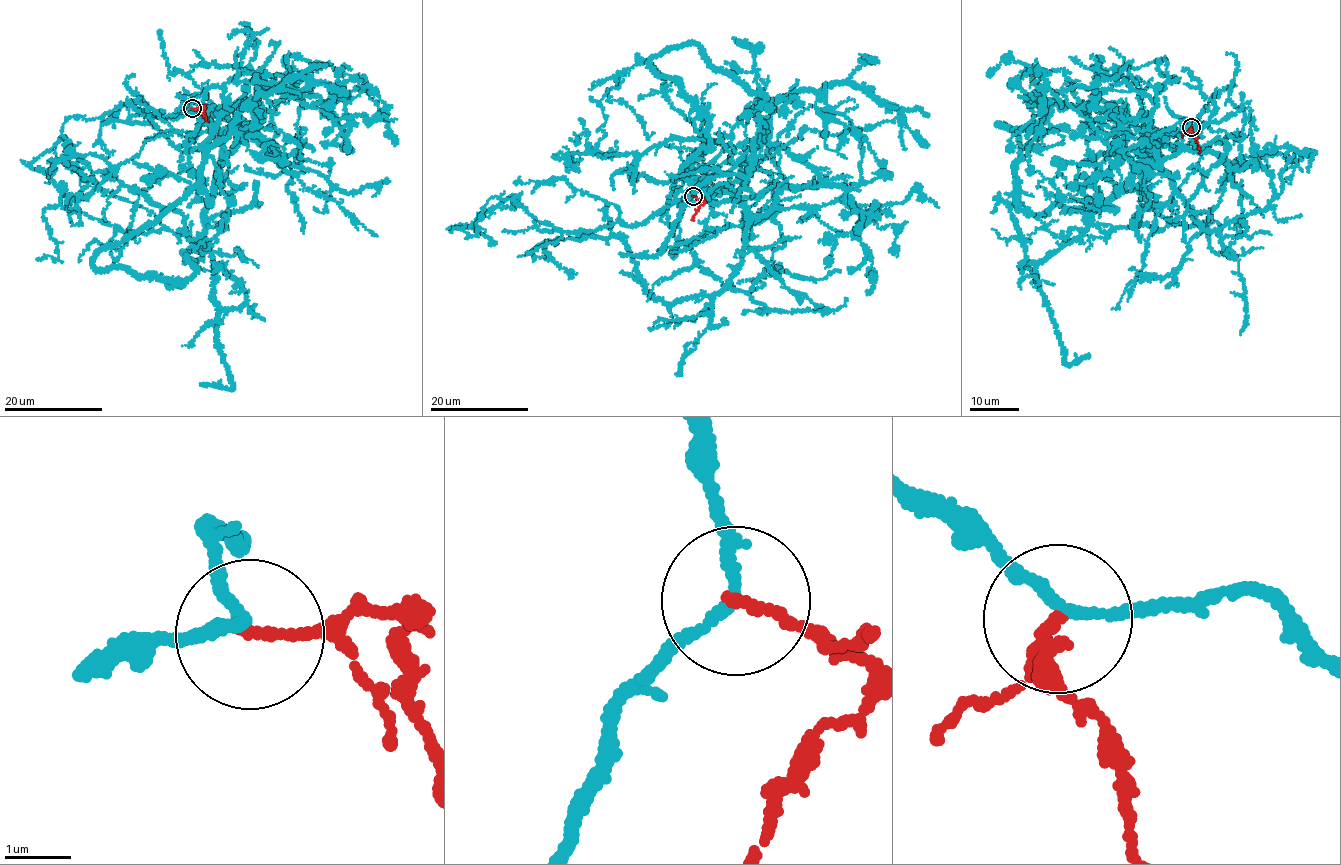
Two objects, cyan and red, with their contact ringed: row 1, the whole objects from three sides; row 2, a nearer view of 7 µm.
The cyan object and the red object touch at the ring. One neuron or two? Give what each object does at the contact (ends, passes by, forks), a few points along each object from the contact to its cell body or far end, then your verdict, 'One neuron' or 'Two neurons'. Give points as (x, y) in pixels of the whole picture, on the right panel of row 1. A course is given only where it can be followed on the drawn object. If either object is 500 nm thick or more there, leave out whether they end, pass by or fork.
At the ring cyan passes by. At the ring red ends. Course of cyan: (1191, 127), (1241, 168), (1147, 162), (1088, 221), (1019, 210), (997, 126), (1122, 114), (1140, 242). Course of red: (1191, 127), (1201, 151). Two neurons

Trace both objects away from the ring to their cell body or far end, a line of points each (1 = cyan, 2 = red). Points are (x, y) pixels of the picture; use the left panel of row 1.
1: (193, 108), (258, 120), (197, 271), (96, 269), (275, 88), (362, 89), (395, 144)
2: (193, 108), (204, 107), (206, 120)

